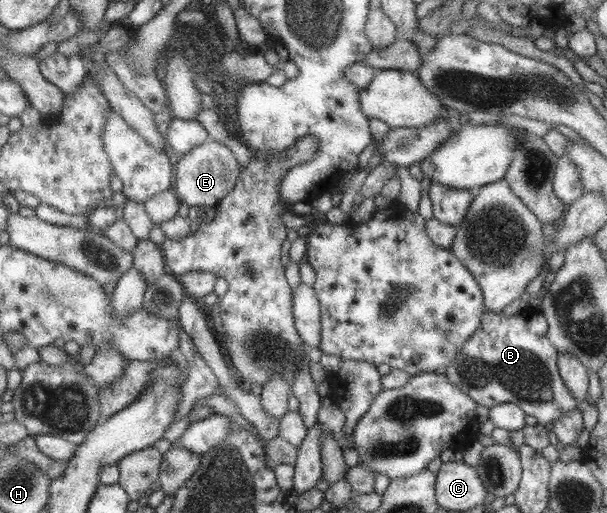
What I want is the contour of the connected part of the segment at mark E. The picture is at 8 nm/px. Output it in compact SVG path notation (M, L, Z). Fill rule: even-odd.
M206 138L200 145L188 153L179 156L174 169L174 187L172 190L181 203L189 207L194 205L216 206L220 199L232 191L236 179L241 173L233 151L219 141Z

